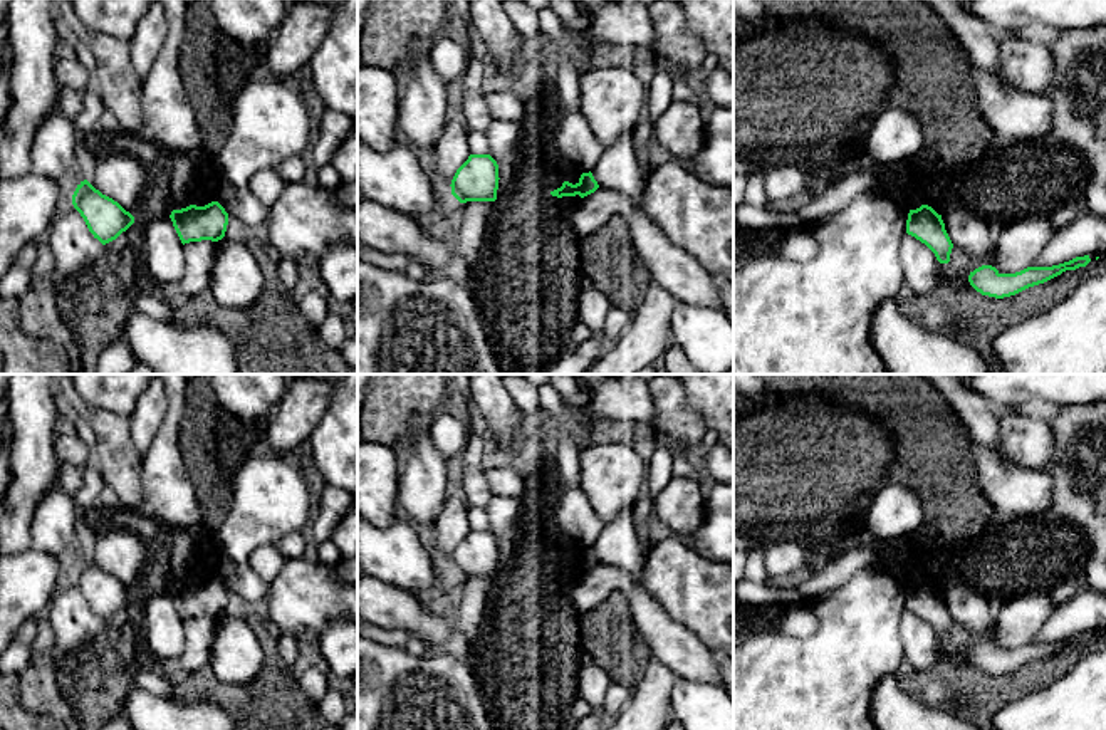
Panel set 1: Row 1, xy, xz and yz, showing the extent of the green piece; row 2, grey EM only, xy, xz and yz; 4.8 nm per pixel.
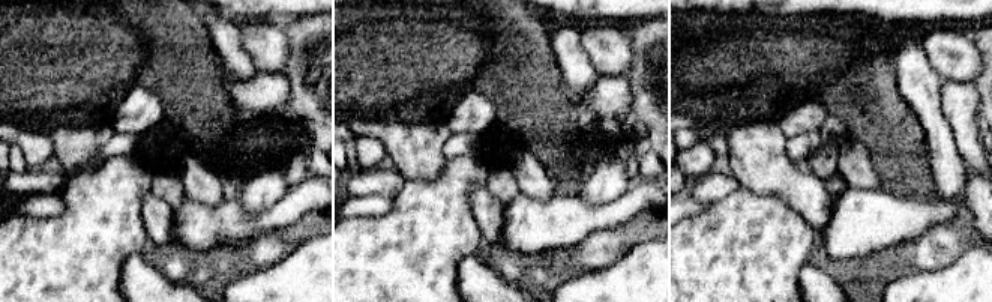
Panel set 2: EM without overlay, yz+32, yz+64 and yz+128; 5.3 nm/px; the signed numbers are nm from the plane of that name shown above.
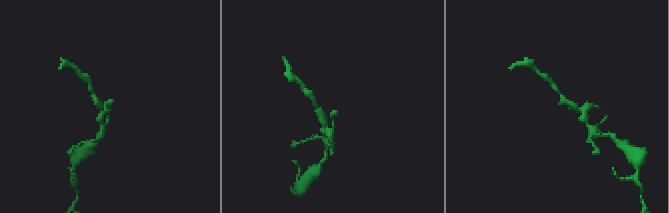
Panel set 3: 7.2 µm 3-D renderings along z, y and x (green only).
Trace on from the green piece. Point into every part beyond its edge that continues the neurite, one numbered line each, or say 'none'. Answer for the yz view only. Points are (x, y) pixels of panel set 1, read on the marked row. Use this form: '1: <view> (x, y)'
none

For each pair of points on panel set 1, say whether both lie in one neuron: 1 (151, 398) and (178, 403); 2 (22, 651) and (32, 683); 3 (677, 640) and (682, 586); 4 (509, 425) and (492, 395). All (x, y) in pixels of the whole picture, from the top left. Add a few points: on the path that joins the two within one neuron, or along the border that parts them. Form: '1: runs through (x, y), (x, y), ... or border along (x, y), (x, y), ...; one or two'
1: border along (165, 391), (166, 413), (153, 438); two
2: border along (31, 645), (31, 663), (19, 675); two
3: border along (650, 594), (709, 646); two
4: runs through (502, 418), (492, 401); one

